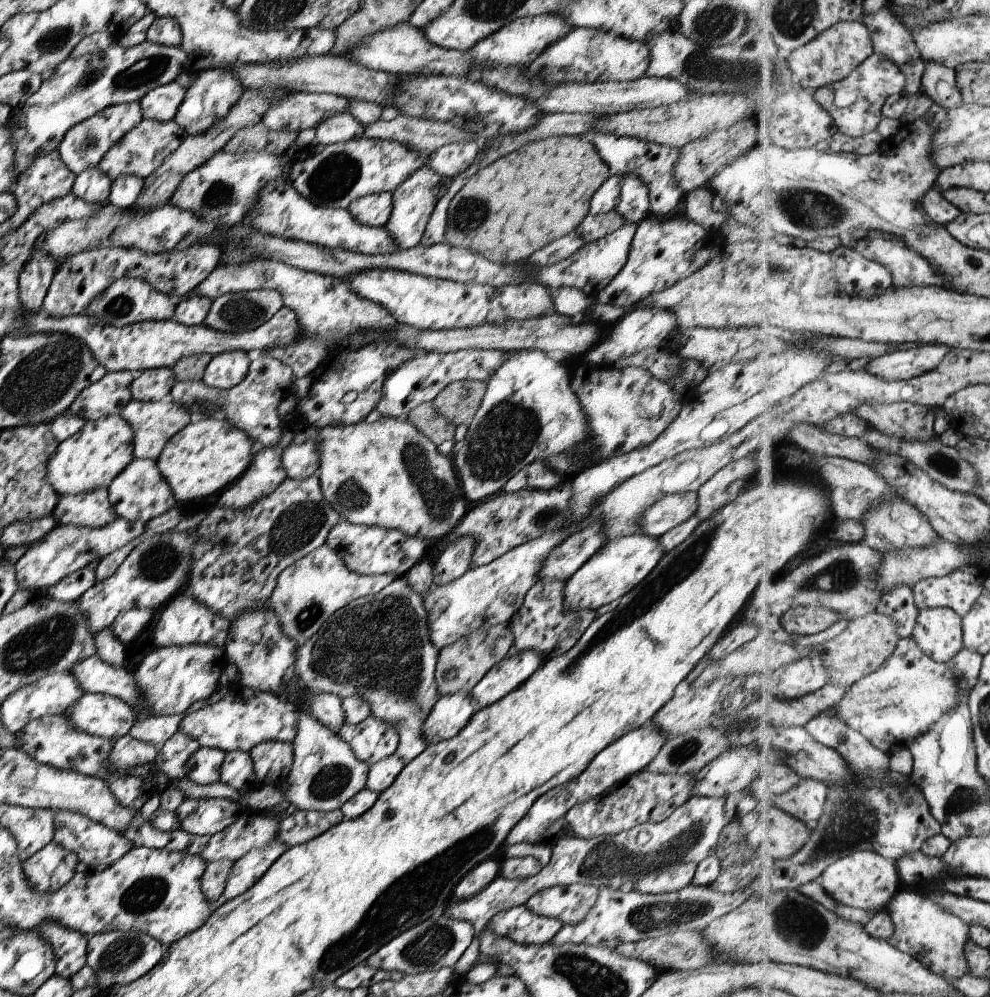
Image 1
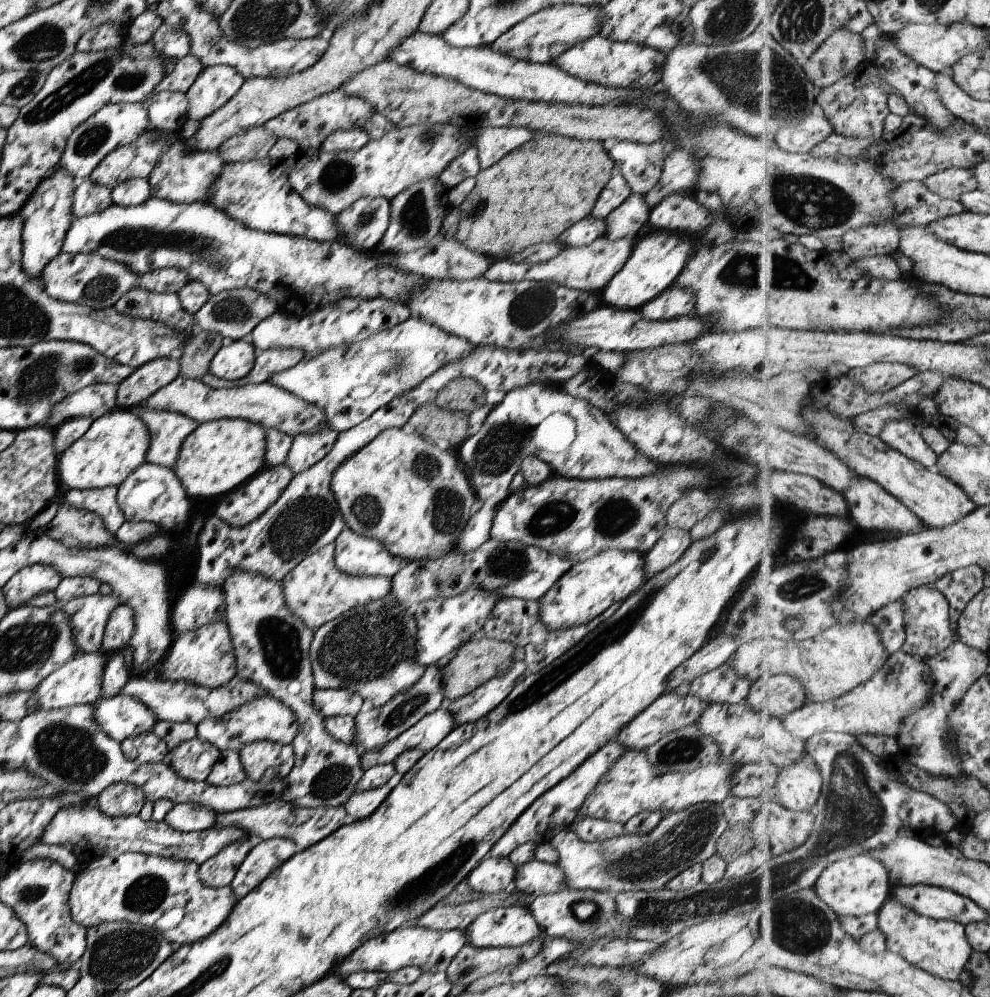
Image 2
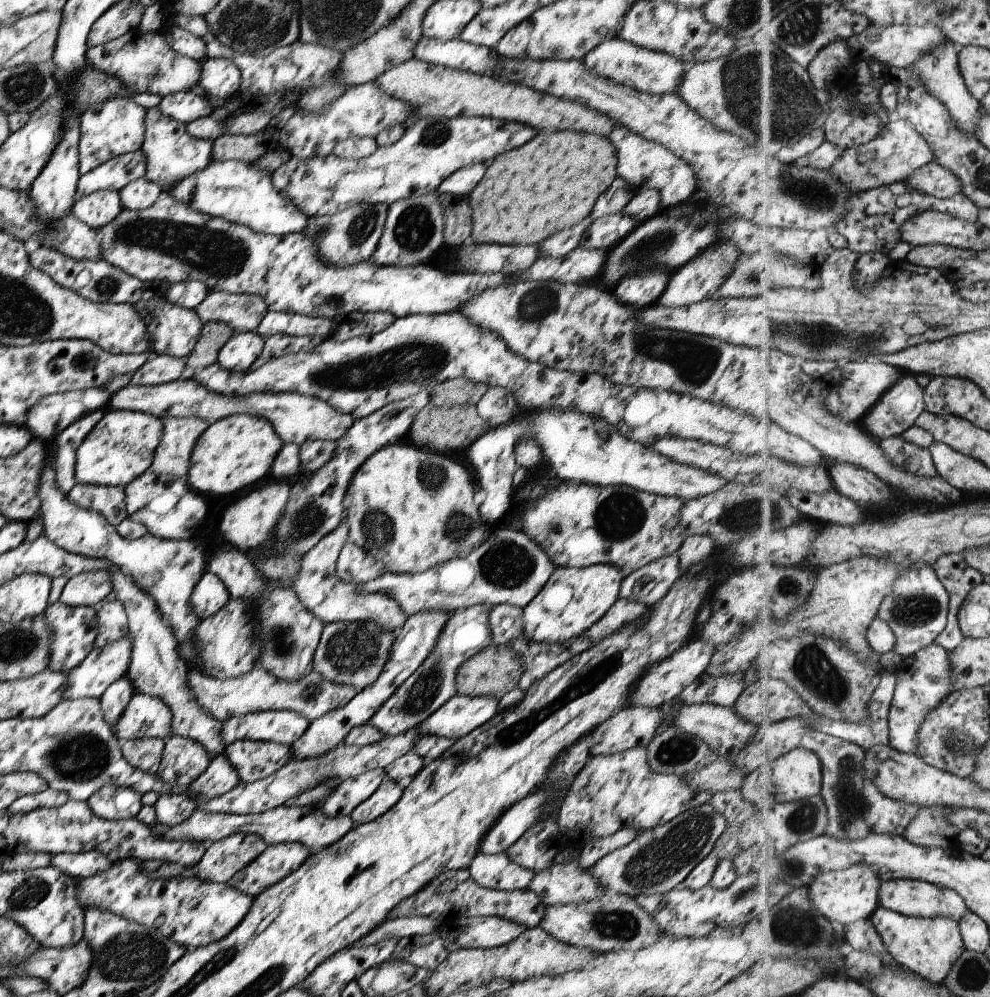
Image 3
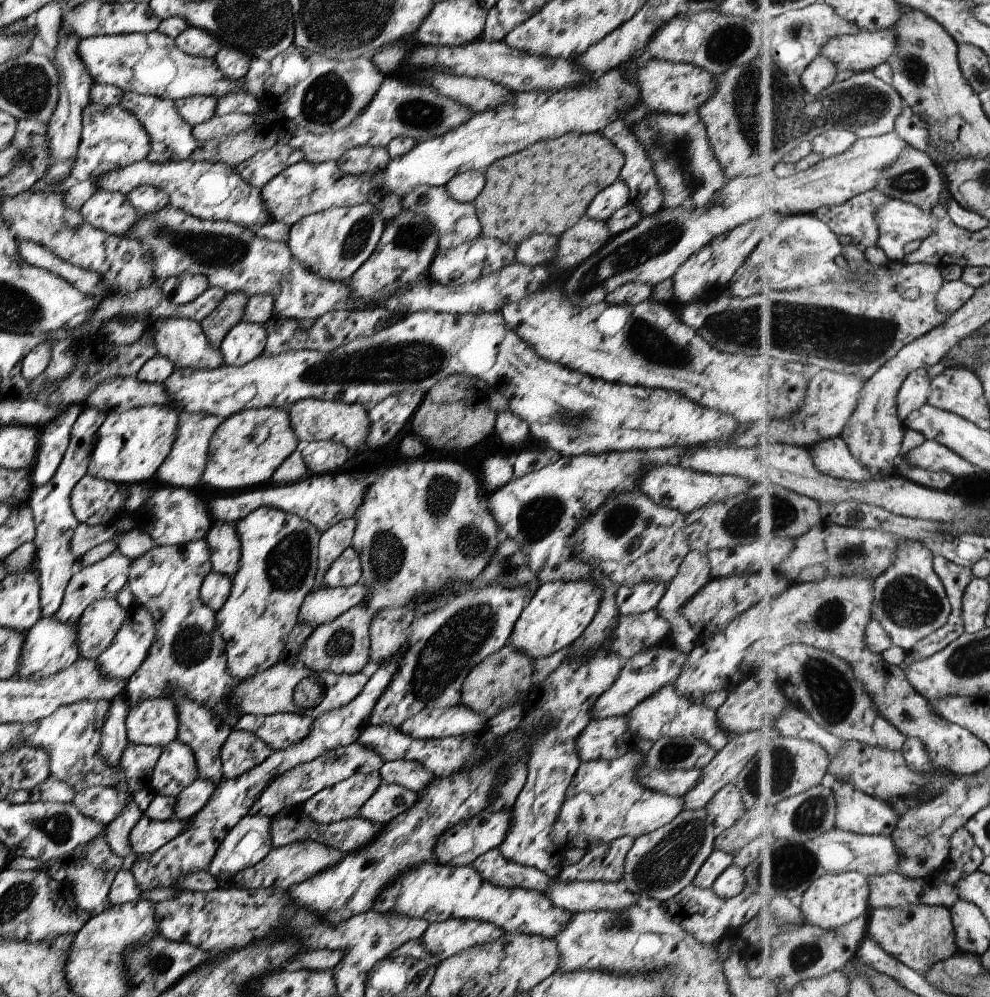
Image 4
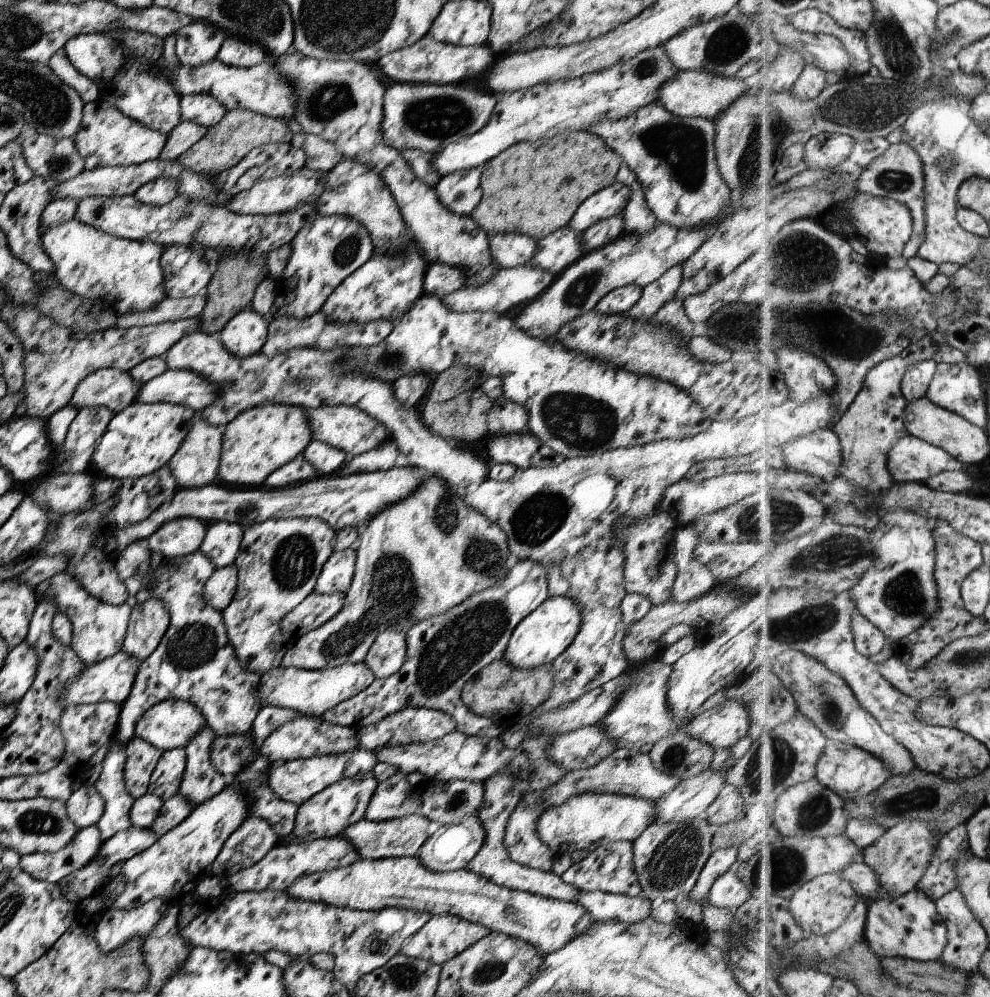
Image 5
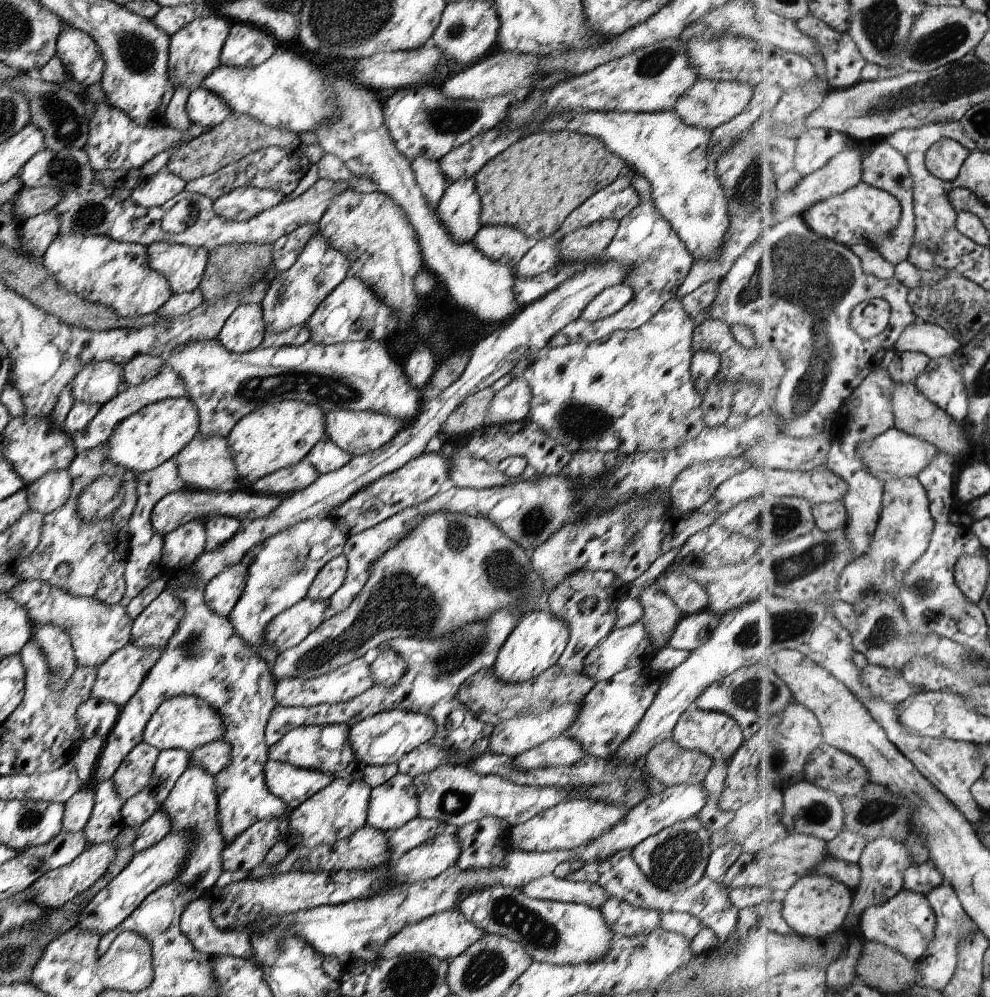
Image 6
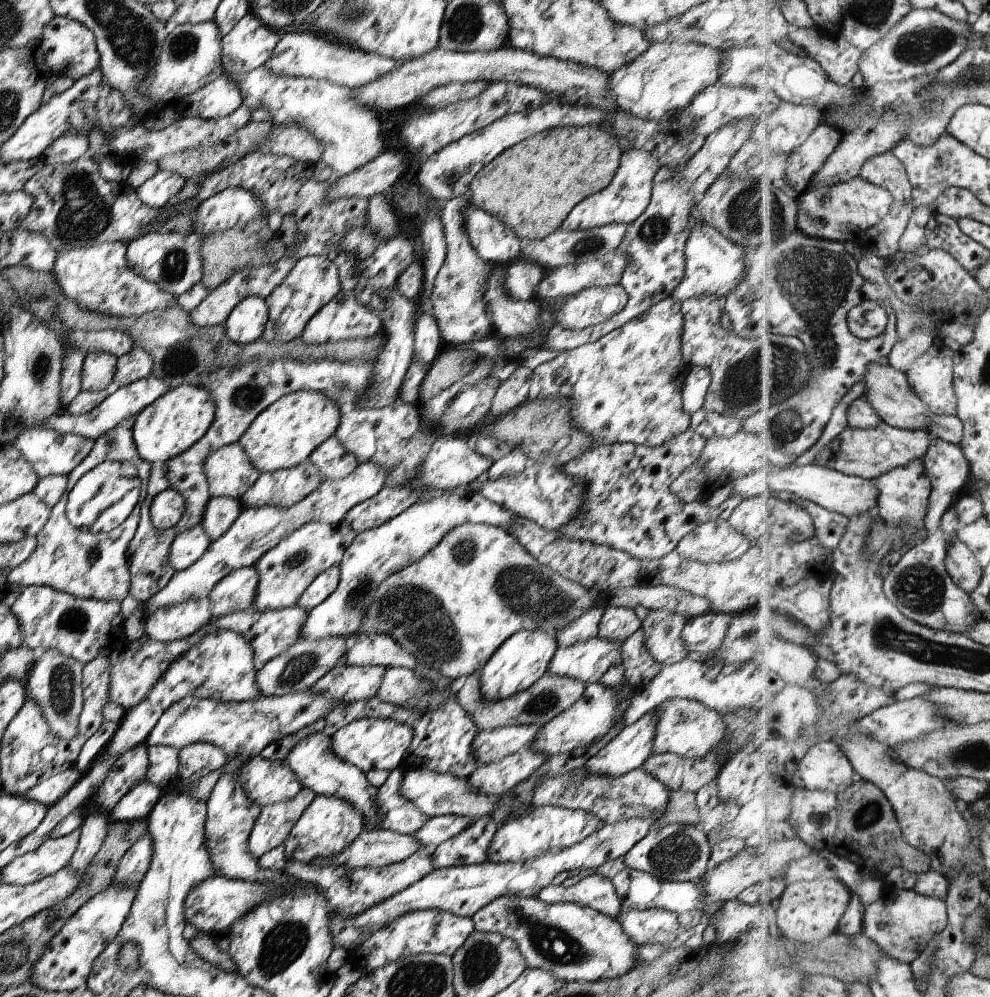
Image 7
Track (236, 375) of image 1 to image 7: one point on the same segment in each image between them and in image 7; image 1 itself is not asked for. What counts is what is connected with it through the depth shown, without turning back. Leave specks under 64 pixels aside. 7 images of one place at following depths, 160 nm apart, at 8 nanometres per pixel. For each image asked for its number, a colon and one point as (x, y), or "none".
2: (233, 361)
3: (241, 350)
4: (244, 341)
5: (244, 333)
6: (243, 330)
7: (244, 324)

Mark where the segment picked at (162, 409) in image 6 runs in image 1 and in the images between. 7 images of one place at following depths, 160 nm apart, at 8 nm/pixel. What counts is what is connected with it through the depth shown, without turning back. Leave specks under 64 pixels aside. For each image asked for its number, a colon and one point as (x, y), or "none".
1: (89, 459)
2: (114, 445)
3: (121, 445)
4: (128, 447)
5: (141, 438)

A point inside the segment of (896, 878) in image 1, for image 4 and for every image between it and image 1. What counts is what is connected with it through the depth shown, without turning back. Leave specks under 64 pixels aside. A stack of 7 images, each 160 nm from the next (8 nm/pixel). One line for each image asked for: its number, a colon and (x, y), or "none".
2: (859, 885)
3: (845, 896)
4: (832, 901)

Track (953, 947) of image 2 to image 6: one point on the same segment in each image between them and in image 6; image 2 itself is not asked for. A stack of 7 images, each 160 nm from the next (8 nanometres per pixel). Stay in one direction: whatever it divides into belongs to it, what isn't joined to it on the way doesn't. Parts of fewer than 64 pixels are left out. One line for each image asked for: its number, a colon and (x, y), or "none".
3: (930, 947)
4: (921, 936)
5: (910, 926)
6: (907, 922)

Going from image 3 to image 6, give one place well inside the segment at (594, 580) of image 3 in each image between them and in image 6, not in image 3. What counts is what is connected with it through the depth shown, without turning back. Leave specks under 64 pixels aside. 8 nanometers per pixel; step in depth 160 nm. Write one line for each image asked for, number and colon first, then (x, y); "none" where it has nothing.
4: (558, 612)
5: (544, 633)
6: (536, 642)

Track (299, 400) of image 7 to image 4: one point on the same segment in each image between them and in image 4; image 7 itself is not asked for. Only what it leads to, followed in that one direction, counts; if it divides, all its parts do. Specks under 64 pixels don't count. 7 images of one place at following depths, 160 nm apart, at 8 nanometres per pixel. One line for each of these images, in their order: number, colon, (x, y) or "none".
4: (234, 463)
5: (260, 439)
6: (276, 436)

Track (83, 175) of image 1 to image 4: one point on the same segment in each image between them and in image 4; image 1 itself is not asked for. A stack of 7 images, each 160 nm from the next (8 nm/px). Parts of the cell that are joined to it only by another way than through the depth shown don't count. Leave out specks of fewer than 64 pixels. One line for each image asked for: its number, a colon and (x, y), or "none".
2: (87, 198)
3: (95, 210)
4: (111, 212)

